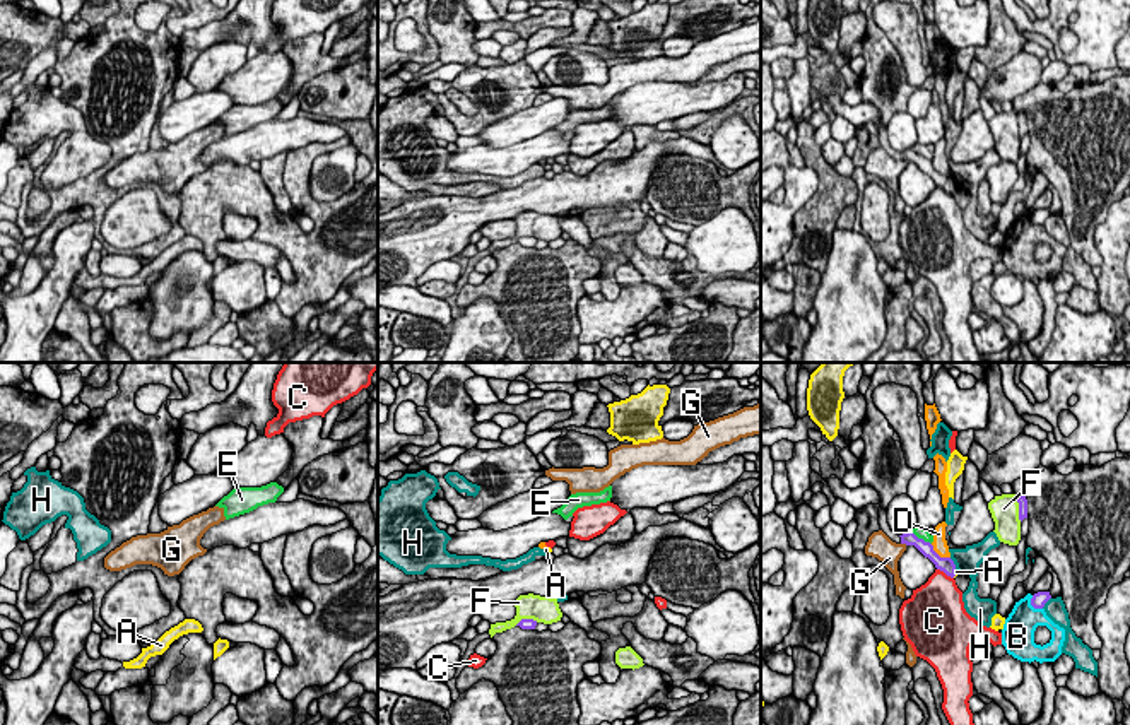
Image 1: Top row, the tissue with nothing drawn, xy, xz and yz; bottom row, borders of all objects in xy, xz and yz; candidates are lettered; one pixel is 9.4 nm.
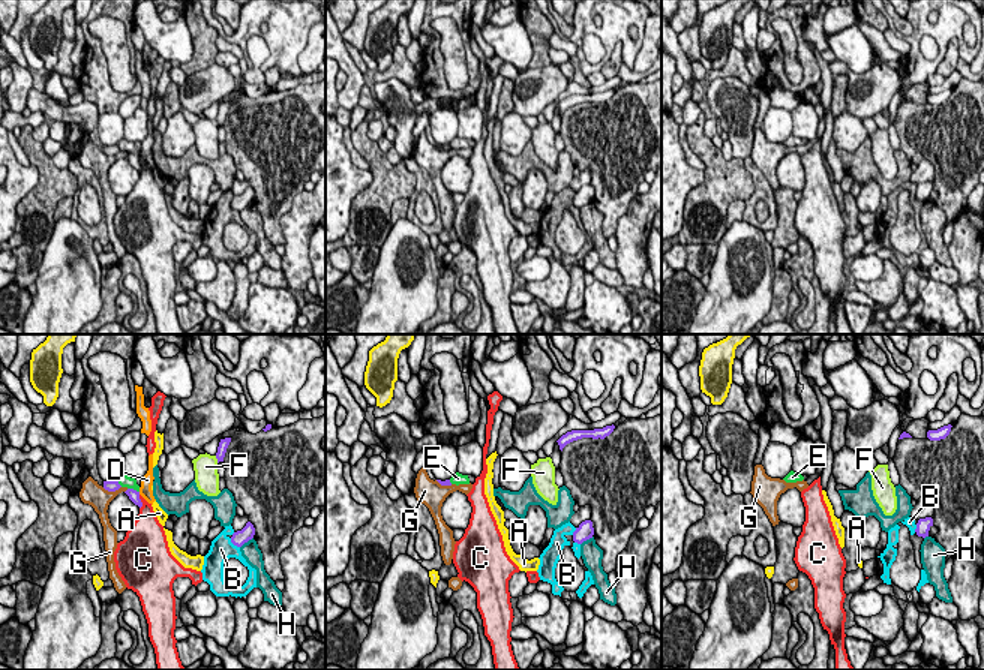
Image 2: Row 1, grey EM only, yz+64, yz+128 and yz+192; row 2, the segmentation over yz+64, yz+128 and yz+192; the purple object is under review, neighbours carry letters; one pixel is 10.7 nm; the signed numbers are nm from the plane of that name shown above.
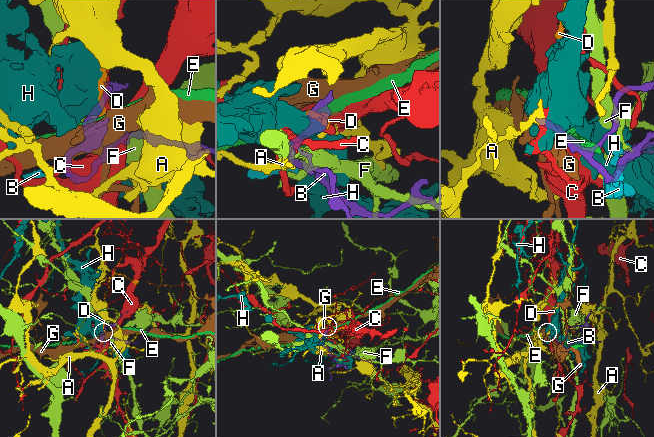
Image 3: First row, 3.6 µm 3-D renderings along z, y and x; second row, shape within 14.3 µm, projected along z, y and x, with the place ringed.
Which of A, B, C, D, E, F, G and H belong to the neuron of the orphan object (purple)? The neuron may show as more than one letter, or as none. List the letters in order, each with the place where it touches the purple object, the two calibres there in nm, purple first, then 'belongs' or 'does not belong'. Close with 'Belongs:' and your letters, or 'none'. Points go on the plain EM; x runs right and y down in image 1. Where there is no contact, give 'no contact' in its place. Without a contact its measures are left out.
A: meets purple in yz at (954, 190); 140 nm thick on the purple side, 30 nm on the other; does not belong
B: meets purple in yz at (1033, 223); 140 nm thick on the purple side, 300 nm on the other; does not belong
C: meets purple in yz at (946, 190); 140 nm thick on the purple side, 400 nm on the other; does not belong
D: meets purple in yz at (937, 171); 140 nm thick on the purple side, 140 nm on the other; does not belong
E: meets purple in yz at (922, 156); 130 nm thick on the purple side, 120 nm on the other; does not belong
F: meets purple in yz at (1019, 125); 100 nm thick on the purple side, 260 nm on the other; does not belong
G: meets purple in yz at (905, 159); 130 nm thick on the purple side, 240 nm on the other; does not belong
H: meets purple in yz at (954, 182); 140 nm thick on the purple side, 240 nm on the other; does not belong
Belongs: none

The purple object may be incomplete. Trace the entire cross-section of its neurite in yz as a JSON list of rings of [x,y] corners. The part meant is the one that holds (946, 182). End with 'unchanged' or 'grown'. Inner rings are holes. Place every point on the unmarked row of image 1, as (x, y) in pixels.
[[[879,125],[879,142],[880,147],[896,161],[906,161],[915,162],[925,174],[928,174],[937,186],[944,188],[947,193],[956,193],[956,181],[950,174],[940,174],[930,159],[925,159],[923,156],[918,156],[913,149],[898,152],[891,147],[887,140],[887,128]]]; grown

